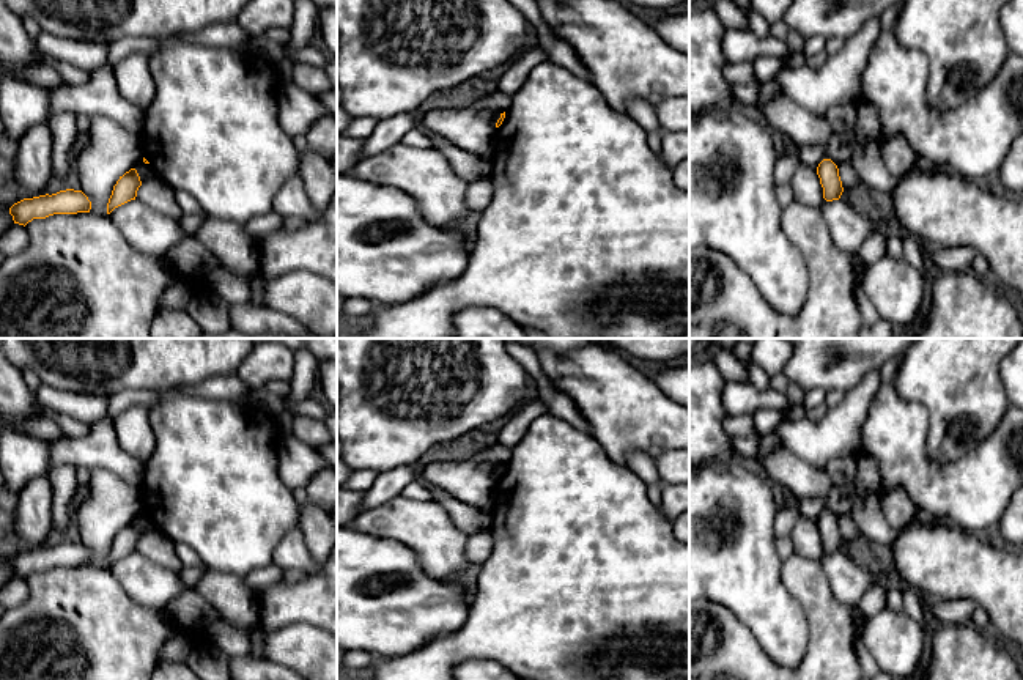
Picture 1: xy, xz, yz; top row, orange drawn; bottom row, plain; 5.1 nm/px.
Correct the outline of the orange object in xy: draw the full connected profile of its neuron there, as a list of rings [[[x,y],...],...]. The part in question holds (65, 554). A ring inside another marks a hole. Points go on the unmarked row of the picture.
[[[66,541],[57,546],[46,546],[24,551],[9,560],[14,576],[27,578],[33,571],[46,571],[54,567],[90,565],[91,554],[82,543]]]

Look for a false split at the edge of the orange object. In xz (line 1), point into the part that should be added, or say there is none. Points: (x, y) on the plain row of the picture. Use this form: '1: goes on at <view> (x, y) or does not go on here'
1: does not go on here

